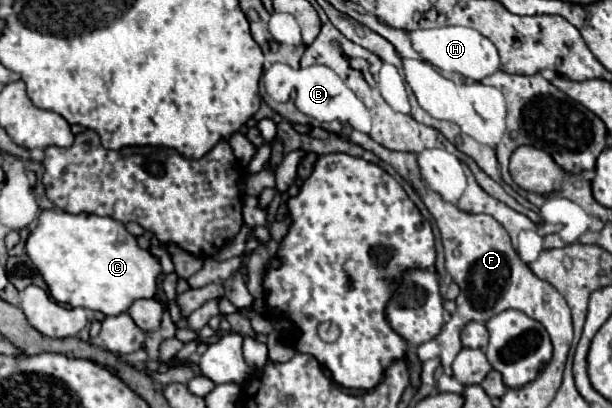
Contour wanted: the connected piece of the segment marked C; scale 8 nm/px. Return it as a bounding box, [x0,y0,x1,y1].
[25,208,161,316]

